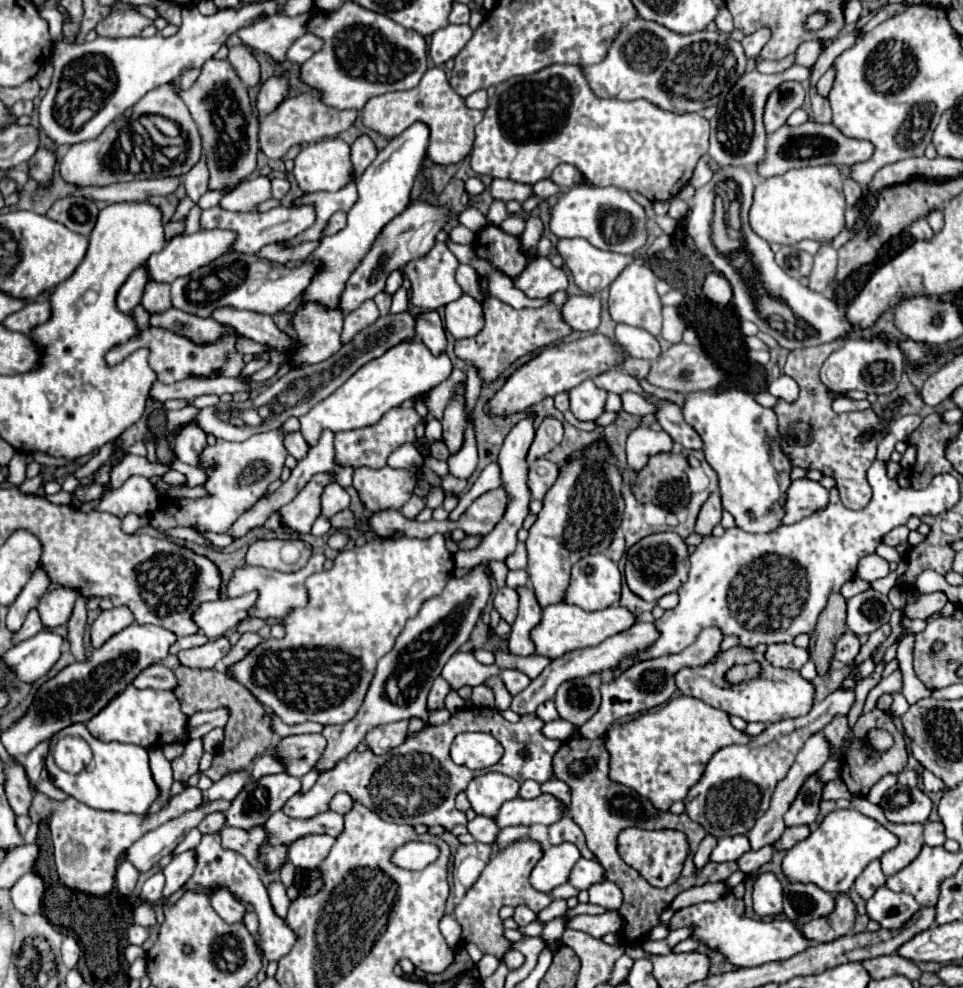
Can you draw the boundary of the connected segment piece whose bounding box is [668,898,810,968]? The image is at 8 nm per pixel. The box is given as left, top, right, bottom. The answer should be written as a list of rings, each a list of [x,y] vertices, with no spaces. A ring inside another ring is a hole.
[[[722,898],[716,902],[702,902],[674,912],[668,928],[676,930],[682,926],[692,926],[694,940],[706,944],[710,950],[724,954],[726,960],[738,968],[780,962],[802,952],[802,948],[810,946],[810,942],[796,930],[796,926],[790,920],[778,920],[778,918],[754,920],[746,918],[742,910],[722,912]]]

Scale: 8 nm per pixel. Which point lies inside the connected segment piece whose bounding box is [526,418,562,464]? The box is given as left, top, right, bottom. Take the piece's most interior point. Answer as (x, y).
(549, 433)

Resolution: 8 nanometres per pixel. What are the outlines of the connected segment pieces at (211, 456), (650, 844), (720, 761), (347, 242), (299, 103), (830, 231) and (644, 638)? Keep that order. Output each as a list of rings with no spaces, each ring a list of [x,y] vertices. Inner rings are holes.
[[[290,418],[278,430],[254,434],[252,438],[248,438],[244,442],[218,440],[214,446],[208,446],[202,452],[202,462],[204,462],[204,470],[210,476],[210,480],[206,482],[210,498],[170,500],[170,498],[158,494],[156,488],[148,482],[148,478],[130,476],[124,482],[124,486],[100,496],[96,510],[110,512],[118,518],[124,518],[130,512],[134,512],[138,516],[146,516],[150,520],[152,528],[158,532],[166,532],[168,528],[176,528],[176,526],[226,532],[226,528],[230,528],[230,524],[234,524],[234,520],[238,520],[238,516],[242,516],[242,512],[252,508],[266,494],[266,488],[272,484],[272,480],[280,478],[284,460],[288,456],[288,452],[284,448],[284,436],[296,432],[298,428],[300,428],[298,418]]]
[[[624,828],[618,834],[616,840],[618,846],[618,854],[620,858],[632,866],[634,870],[638,870],[652,886],[656,888],[666,888],[672,882],[676,882],[676,878],[682,872],[684,860],[688,858],[688,840],[686,834],[682,834],[680,830],[658,830],[658,832],[648,832],[642,828]]]
[[[838,688],[822,702],[816,702],[814,708],[800,718],[780,720],[768,724],[766,730],[753,737],[749,744],[732,744],[714,754],[708,762],[702,780],[690,788],[686,796],[686,814],[698,822],[714,838],[748,834],[754,822],[768,810],[772,792],[776,784],[786,776],[798,748],[814,734],[820,732],[836,714],[846,716],[854,704],[854,690]],[[753,746],[753,748],[748,748]]]
[[[414,122],[410,128],[402,132],[400,138],[390,140],[376,156],[376,160],[366,168],[366,172],[358,178],[358,200],[348,212],[348,224],[340,232],[332,236],[324,236],[318,248],[306,258],[292,262],[290,266],[302,266],[306,262],[322,262],[318,272],[314,274],[310,286],[302,292],[300,304],[316,302],[326,310],[336,310],[340,304],[342,290],[350,274],[360,266],[362,258],[368,254],[372,242],[382,232],[382,228],[398,214],[406,204],[410,204],[410,192],[416,180],[416,174],[426,158],[426,148],[430,140],[430,128],[424,122]]]
[[[312,90],[298,98],[284,100],[282,104],[278,104],[270,114],[266,114],[260,120],[260,150],[268,158],[282,158],[296,144],[316,142],[316,140],[330,138],[330,136],[336,136],[336,134],[348,130],[354,124],[356,116],[358,116],[358,112],[354,112],[354,110],[336,110],[336,108],[324,106],[318,92]]]
[[[814,166],[790,170],[782,176],[764,178],[756,184],[750,208],[750,226],[766,242],[780,246],[802,240],[832,240],[844,228],[846,200],[842,194],[842,174],[836,166]]]
[[[636,622],[634,626],[630,626],[628,630],[620,632],[620,634],[614,634],[610,638],[606,638],[602,644],[594,646],[594,648],[582,648],[582,650],[572,650],[572,652],[566,652],[564,656],[552,660],[540,676],[536,676],[530,686],[526,690],[522,690],[520,694],[516,694],[512,698],[512,704],[510,704],[510,710],[524,716],[524,714],[534,714],[536,708],[546,702],[546,700],[552,700],[554,698],[554,692],[558,690],[558,686],[570,678],[578,678],[578,676],[588,676],[588,674],[594,674],[594,672],[610,672],[620,660],[622,656],[628,656],[630,652],[636,652],[636,650],[642,650],[642,648],[648,648],[650,644],[654,644],[654,640],[658,638],[658,632],[654,628],[654,624],[646,624],[646,622]]]

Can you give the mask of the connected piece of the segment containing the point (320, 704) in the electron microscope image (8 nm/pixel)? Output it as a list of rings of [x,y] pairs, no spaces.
[[[432,536],[430,540],[386,538],[342,550],[330,570],[318,572],[306,580],[310,604],[302,610],[296,608],[284,618],[286,636],[282,640],[264,640],[254,648],[254,652],[250,652],[250,656],[234,664],[232,676],[286,724],[302,724],[306,720],[322,726],[344,724],[354,718],[354,712],[362,706],[376,672],[376,662],[394,648],[398,632],[402,632],[402,624],[418,612],[418,604],[422,604],[422,600],[434,598],[442,592],[446,582],[452,578],[452,572],[454,560],[446,548],[444,536]]]

